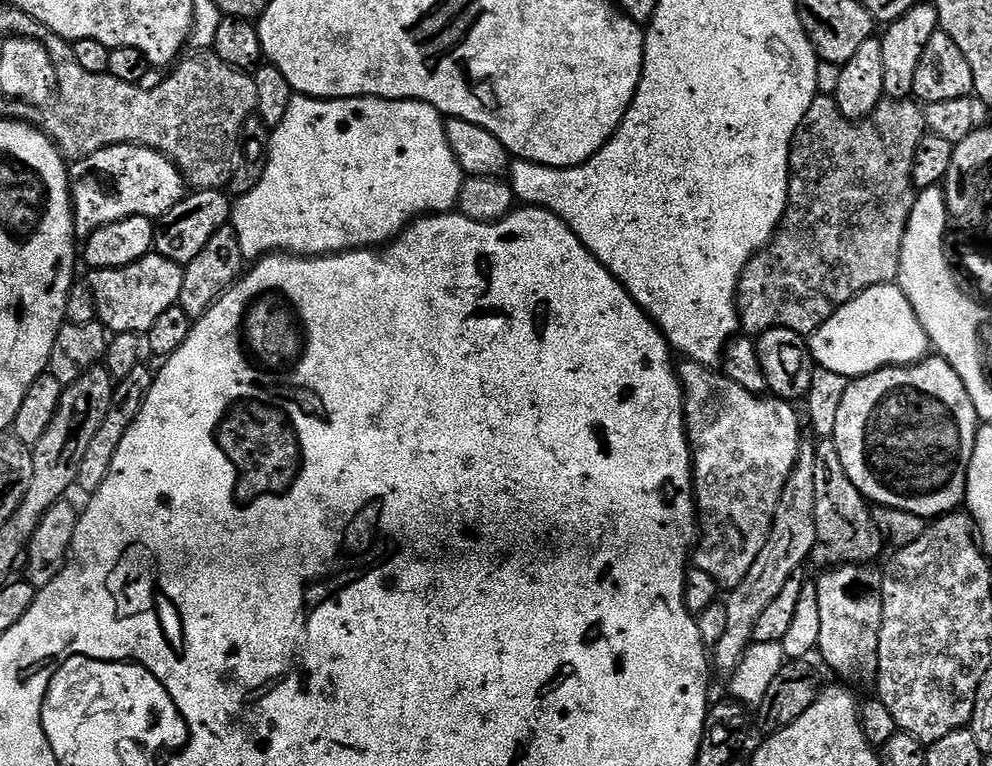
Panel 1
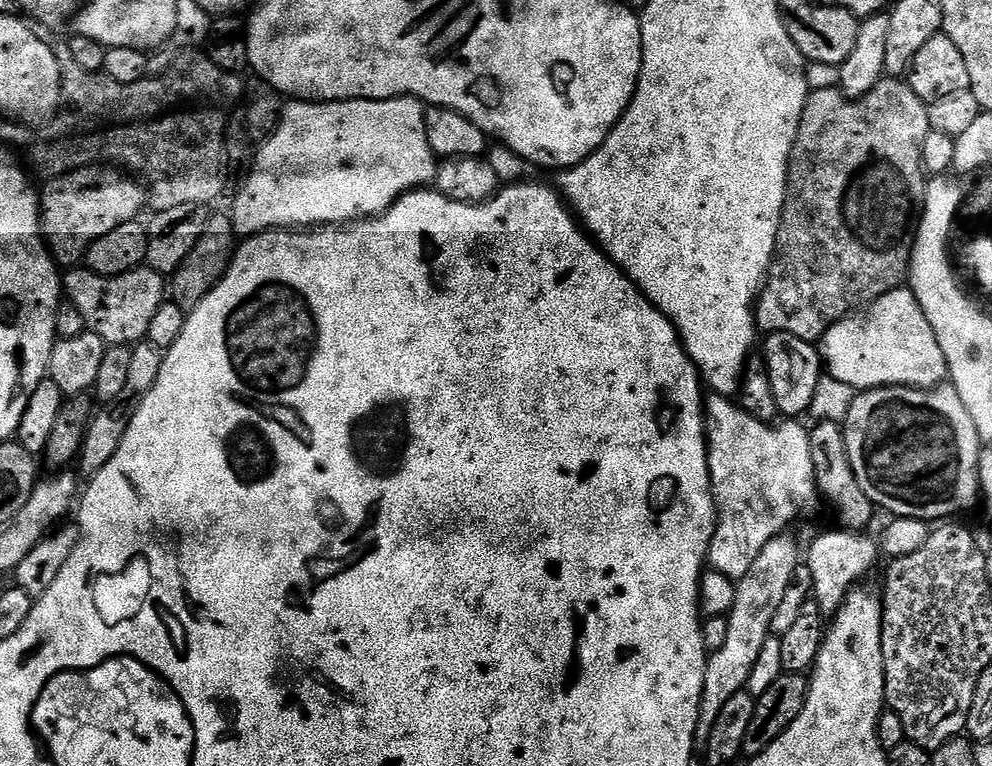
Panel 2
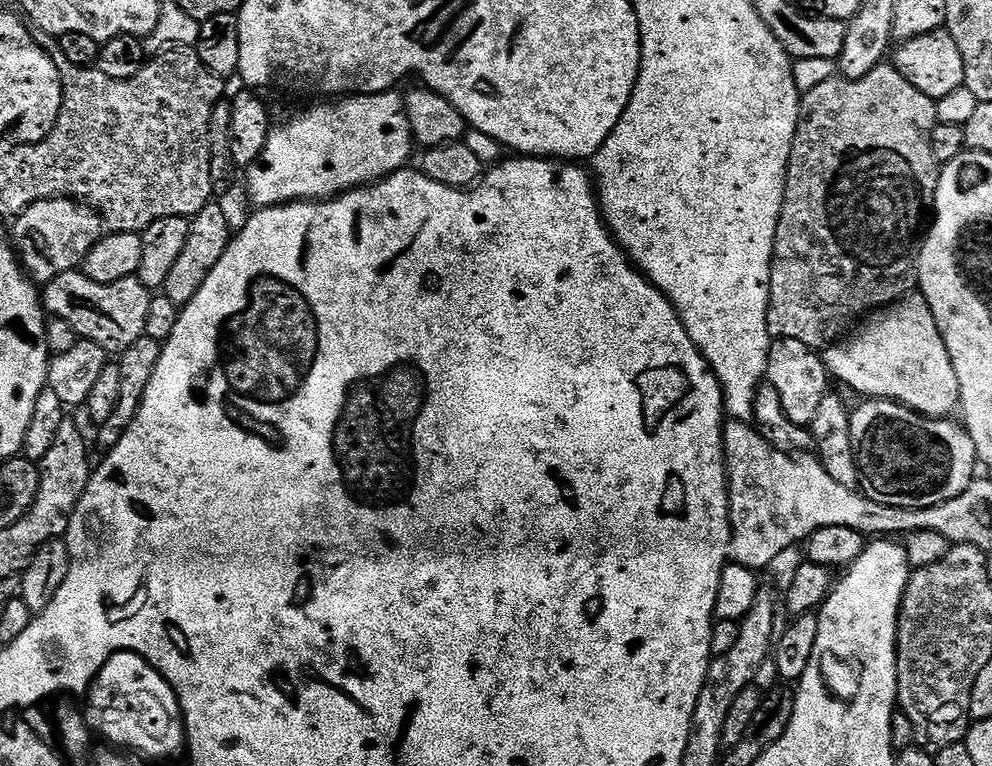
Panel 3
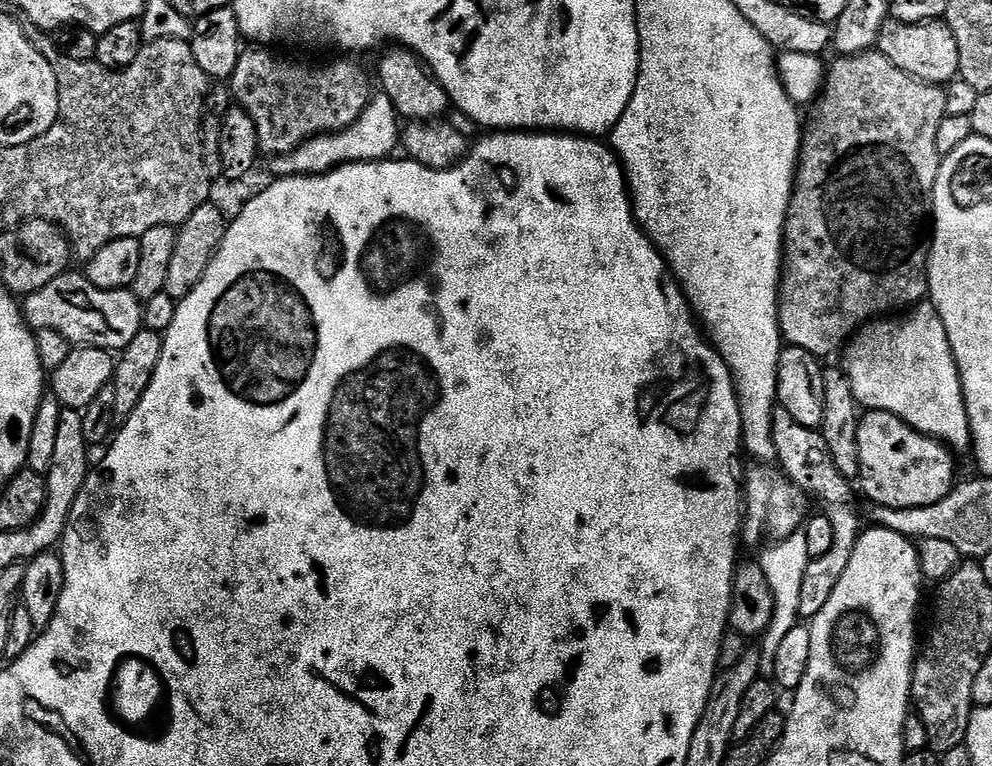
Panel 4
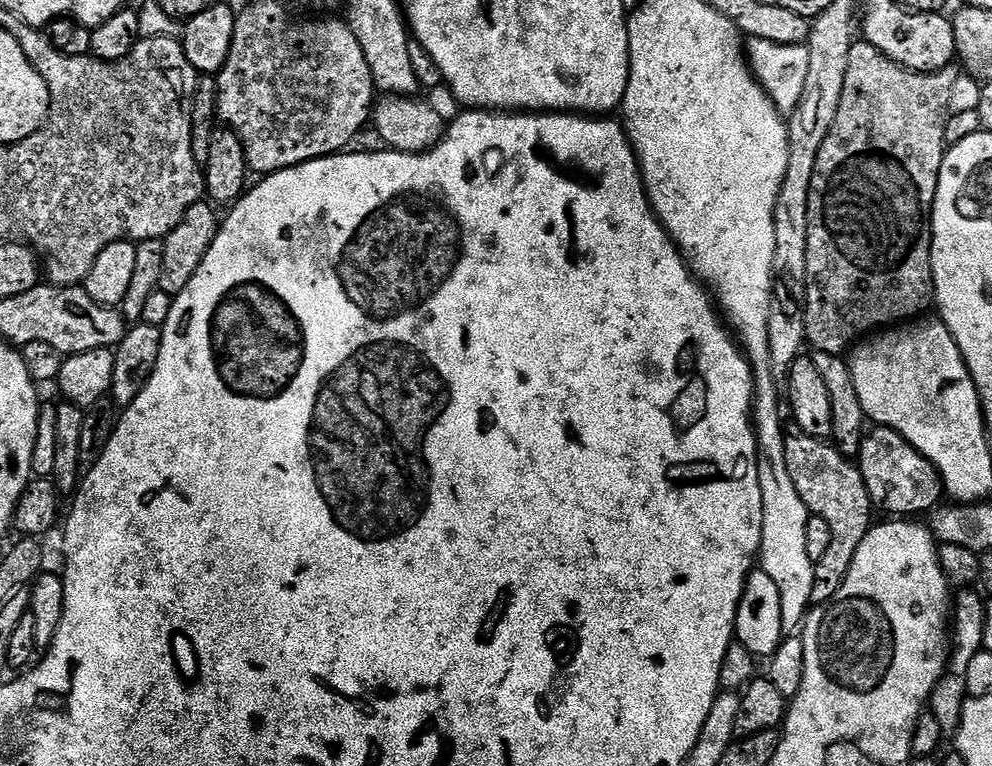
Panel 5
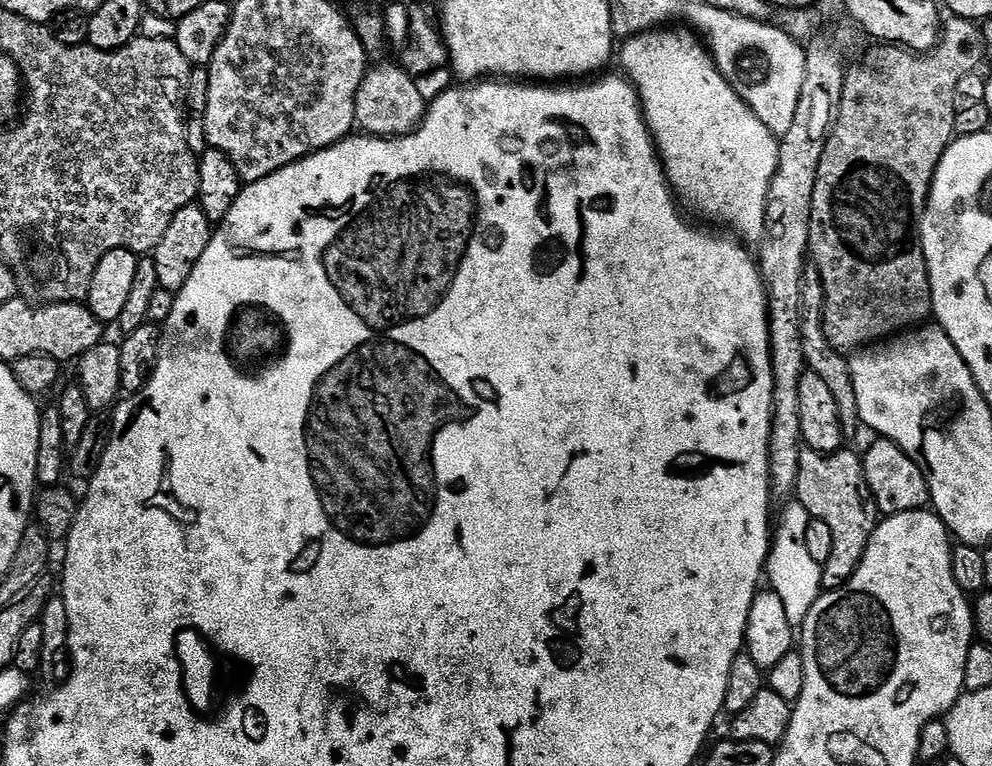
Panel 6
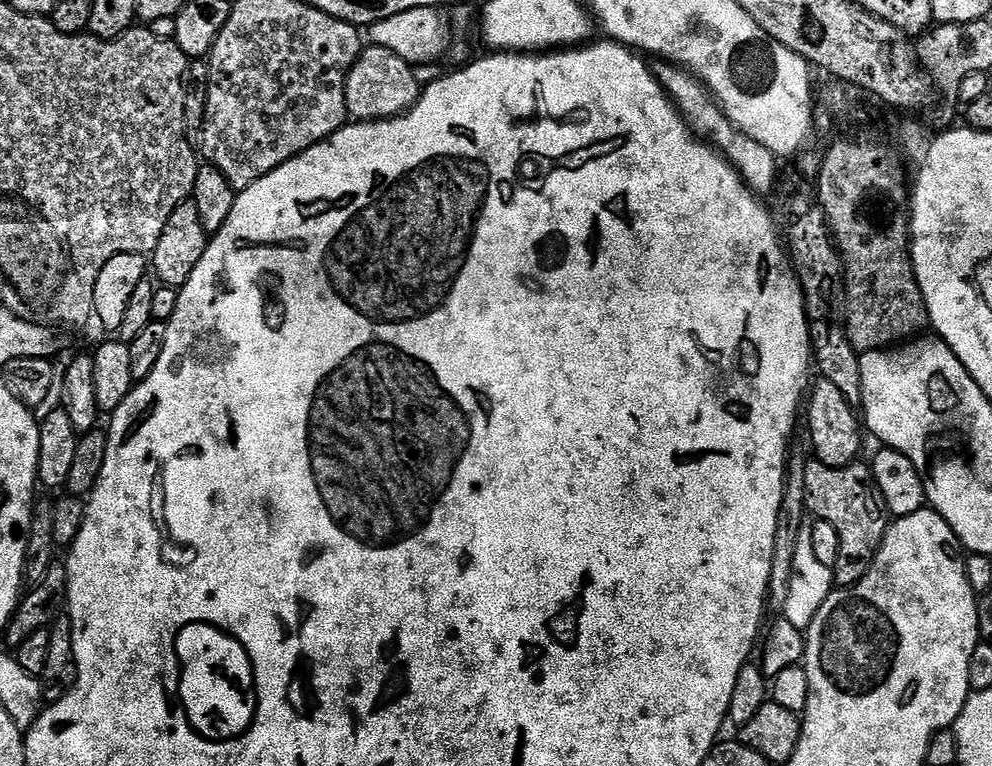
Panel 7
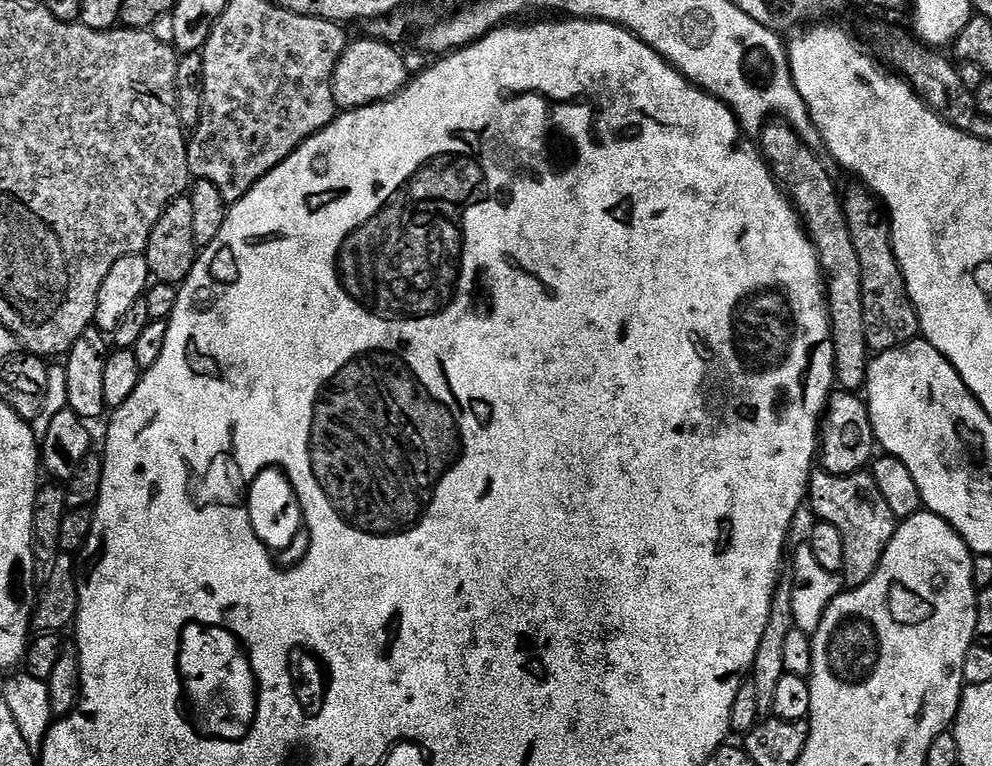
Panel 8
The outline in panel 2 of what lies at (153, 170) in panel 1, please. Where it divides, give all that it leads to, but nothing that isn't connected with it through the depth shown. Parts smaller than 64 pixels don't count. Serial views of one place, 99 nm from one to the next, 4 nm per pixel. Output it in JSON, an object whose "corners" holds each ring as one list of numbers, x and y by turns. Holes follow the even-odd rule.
{"corners":[[112,166,76,168,57,175,45,188,42,188,42,232,46,237,52,259,56,261,57,265,79,265,87,257,88,248,94,241,110,234,110,230,118,230,118,226,133,223,139,217,136,215,143,210,144,204,146,208,145,189,131,175,128,177,123,174,128,175]]}

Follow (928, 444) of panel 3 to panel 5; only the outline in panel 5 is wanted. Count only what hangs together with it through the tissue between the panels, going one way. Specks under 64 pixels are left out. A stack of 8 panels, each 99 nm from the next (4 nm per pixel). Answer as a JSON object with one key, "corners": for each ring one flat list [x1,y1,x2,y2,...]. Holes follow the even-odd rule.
{"corners":[[876,426,865,435,858,467,872,503,879,511,881,508,893,512,896,518,916,518,919,512,931,513,941,503,942,485,935,466,893,428]]}

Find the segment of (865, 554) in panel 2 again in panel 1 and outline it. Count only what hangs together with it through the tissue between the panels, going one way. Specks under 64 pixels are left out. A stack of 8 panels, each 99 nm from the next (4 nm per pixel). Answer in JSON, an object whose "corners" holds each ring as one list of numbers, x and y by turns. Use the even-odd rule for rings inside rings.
{"corners":[[842,564,821,571,819,575,820,580,815,581,822,622,822,630,818,634,818,656,824,659,823,667,837,672,844,679,841,681,853,685,875,685,878,634,882,626,883,571,872,564]]}

